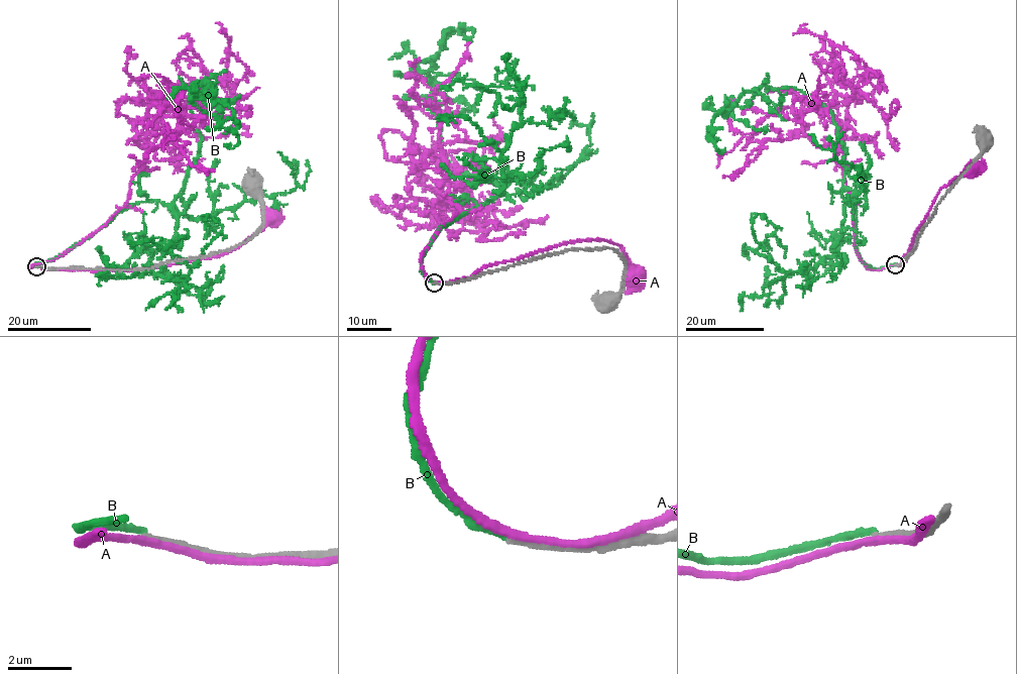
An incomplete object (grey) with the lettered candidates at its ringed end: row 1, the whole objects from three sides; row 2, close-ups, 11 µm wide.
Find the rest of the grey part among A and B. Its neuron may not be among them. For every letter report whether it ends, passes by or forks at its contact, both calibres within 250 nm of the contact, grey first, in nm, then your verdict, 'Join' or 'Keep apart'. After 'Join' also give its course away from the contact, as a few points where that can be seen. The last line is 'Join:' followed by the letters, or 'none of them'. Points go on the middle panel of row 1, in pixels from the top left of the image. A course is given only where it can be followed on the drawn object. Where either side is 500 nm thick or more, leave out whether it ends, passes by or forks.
A: It passes by. Thickness 240 nm (grey) against 220 nm. Keep apart
B: It ends there. Thickness 280 nm (grey) against 170 nm. Keep apart
Join: none of them

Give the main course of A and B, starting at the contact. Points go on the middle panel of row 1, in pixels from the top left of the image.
A: (441, 284), (468, 278), (486, 265), (563, 243), (592, 239), (619, 244), (638, 273), (636, 277)
B: (434, 283), (420, 259), (441, 226), (502, 193), (488, 174), (449, 164), (432, 66), (417, 64), (473, 87)

